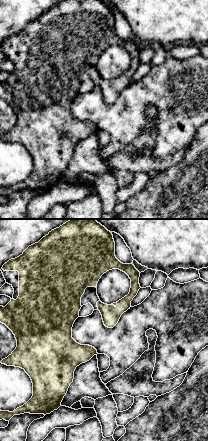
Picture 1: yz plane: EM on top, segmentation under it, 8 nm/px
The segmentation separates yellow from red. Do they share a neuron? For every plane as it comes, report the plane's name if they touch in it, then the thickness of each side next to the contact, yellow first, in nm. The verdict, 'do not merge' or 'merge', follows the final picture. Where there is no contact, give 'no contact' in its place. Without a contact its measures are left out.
contact in yz; calibres 140 and 20 nm

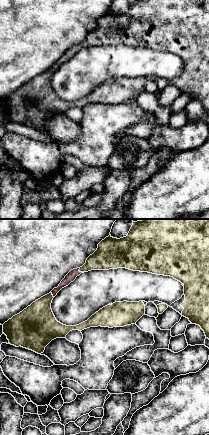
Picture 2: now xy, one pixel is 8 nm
contact in xy; calibres 200 and 80 nm

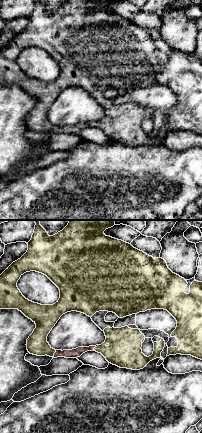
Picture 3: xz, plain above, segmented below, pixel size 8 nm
contact in xz; calibres 260 and 80 nm

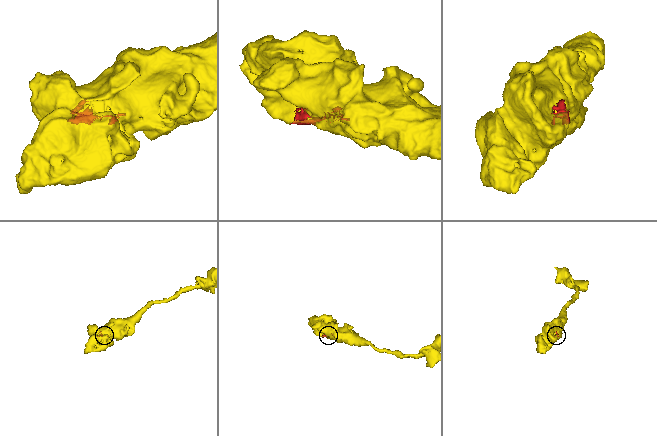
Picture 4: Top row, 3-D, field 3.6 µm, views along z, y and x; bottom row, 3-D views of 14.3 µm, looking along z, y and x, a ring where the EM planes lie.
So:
merge

